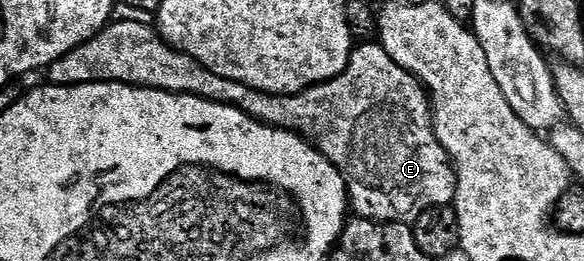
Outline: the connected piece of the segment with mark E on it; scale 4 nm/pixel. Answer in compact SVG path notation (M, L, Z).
M135 19L139 21L119 21L112 20L110 25L97 35L93 35L93 39L89 39L85 43L81 43L81 47L73 47L73 51L69 51L69 55L61 55L61 59L57 59L52 65L47 66L45 70L46 80L53 85L88 85L91 81L116 81L122 85L140 85L146 89L160 89L161 91L169 91L170 93L188 93L194 97L201 99L209 99L210 101L219 101L223 105L232 105L237 107L245 115L256 117L258 121L262 121L264 125L273 125L276 129L290 129L293 133L298 133L300 137L306 139L311 145L315 146L320 153L325 155L325 159L329 159L329 163L333 165L343 177L344 183L347 185L347 200L349 209L356 217L364 217L370 221L382 221L390 223L393 221L410 222L418 217L426 209L435 206L450 206L455 199L455 169L451 166L451 160L447 157L445 147L441 147L441 143L435 134L433 127L433 119L431 118L431 98L426 89L423 88L421 82L413 76L409 71L405 71L405 67L401 67L386 51L383 46L378 43L359 43L351 50L351 58L343 71L333 79L323 81L319 85L310 85L308 89L302 89L299 93L266 93L265 91L257 91L253 87L249 87L245 83L237 83L233 79L225 79L222 75L213 75L213 71L209 71L209 67L201 67L201 63L197 63L197 59L193 59L189 55L185 55L181 51L177 51L168 43L158 28L146 25L146 20Z

